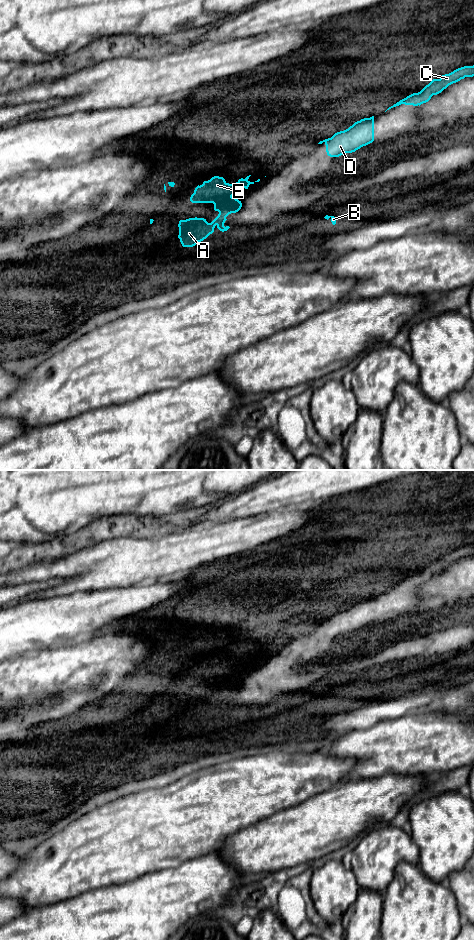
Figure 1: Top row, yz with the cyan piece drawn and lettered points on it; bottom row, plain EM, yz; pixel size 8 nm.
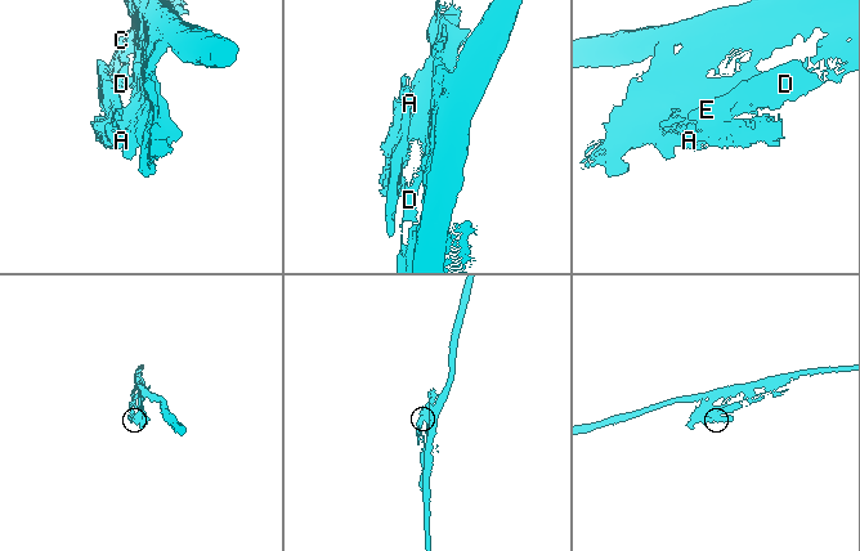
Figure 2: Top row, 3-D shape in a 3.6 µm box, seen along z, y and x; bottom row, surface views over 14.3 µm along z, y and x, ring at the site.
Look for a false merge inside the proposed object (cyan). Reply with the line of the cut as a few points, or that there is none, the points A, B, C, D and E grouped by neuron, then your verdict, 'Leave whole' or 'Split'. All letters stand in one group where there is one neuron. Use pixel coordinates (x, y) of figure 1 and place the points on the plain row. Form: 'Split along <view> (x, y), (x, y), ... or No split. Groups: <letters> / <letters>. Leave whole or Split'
Split along yz (214, 705), (210, 705), (207, 708), (204, 718). Groups: A B E / C D. Split

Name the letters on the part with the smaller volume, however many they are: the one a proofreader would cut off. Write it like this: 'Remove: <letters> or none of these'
Remove: A, B, E

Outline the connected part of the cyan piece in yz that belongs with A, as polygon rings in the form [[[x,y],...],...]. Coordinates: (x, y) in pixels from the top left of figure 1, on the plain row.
[[[214,656],[195,668],[190,681],[192,683],[213,683],[214,690],[219,694],[211,703],[208,703],[204,698],[197,697],[180,700],[178,718],[183,727],[193,727],[203,721],[209,706],[218,705],[229,694],[236,693],[241,689],[242,683],[239,687],[239,680],[233,675],[240,667],[253,663],[248,660],[250,656],[239,659],[235,664],[227,663],[223,657]]]

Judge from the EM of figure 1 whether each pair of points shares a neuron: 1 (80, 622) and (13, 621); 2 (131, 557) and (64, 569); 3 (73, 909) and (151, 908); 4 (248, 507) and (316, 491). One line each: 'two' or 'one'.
1: one
2: one
3: one
4: one

